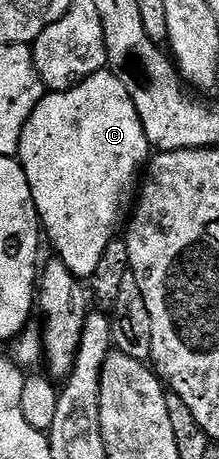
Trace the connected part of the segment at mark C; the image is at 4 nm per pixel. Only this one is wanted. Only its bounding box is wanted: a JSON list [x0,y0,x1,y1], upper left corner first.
[17,70,149,276]

